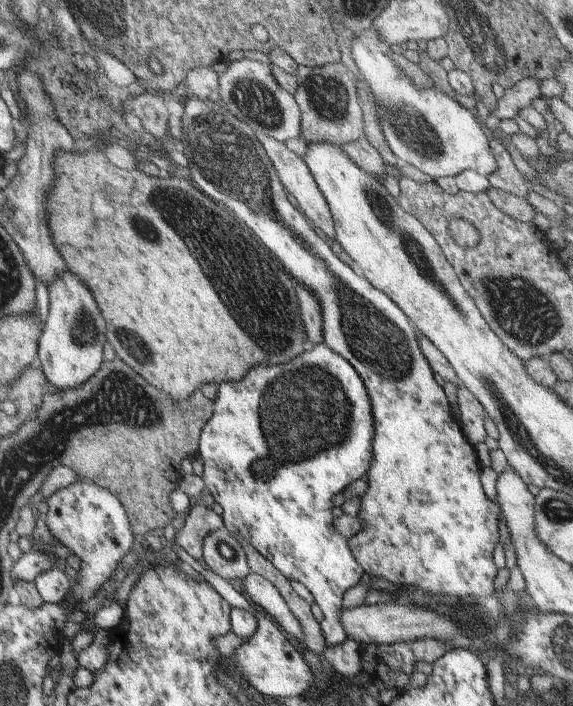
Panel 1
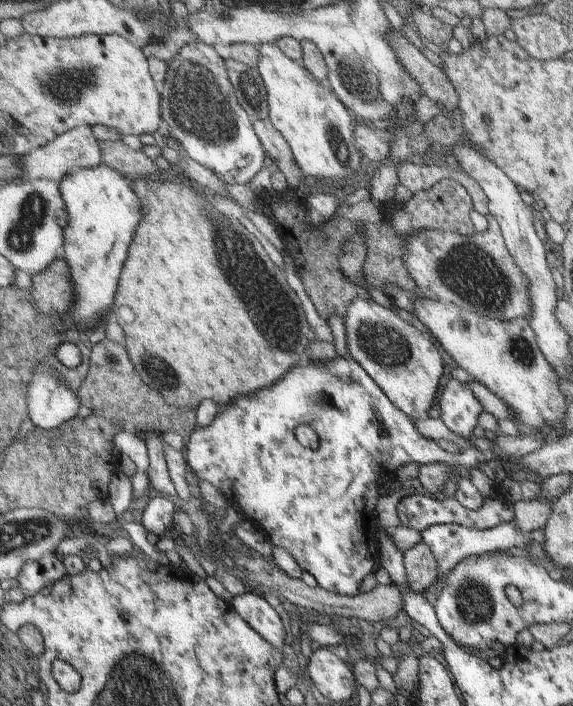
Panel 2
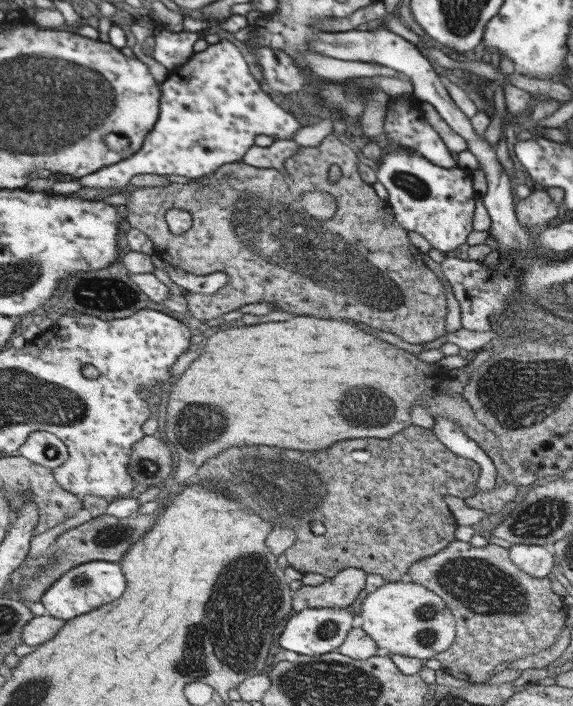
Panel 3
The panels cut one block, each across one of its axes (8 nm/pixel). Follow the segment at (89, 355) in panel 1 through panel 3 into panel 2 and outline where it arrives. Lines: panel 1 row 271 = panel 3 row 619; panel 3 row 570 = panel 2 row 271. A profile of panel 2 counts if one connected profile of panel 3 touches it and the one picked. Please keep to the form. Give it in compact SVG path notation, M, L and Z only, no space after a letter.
M104 162L96 168L82 168L64 178L61 184L62 194L66 198L66 214L69 224L66 227L66 260L72 268L74 278L73 309L68 315L76 322L75 327L87 341L88 334L98 331L107 317L115 318L118 288L121 288L122 274L129 260L130 248L142 224L142 204L138 196L137 184L130 176L124 178L124 172L112 168Z

